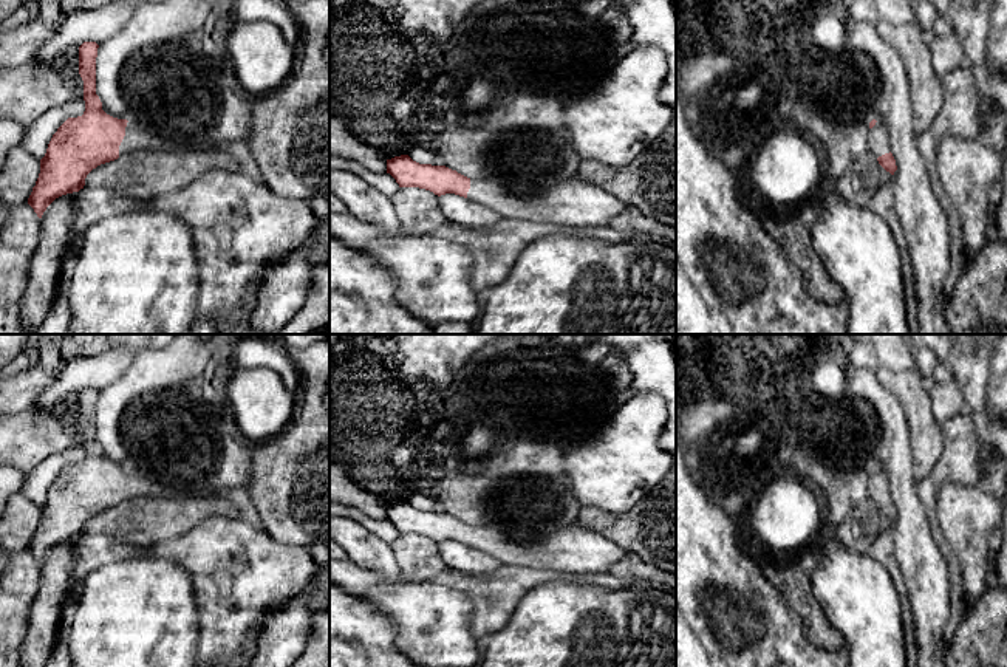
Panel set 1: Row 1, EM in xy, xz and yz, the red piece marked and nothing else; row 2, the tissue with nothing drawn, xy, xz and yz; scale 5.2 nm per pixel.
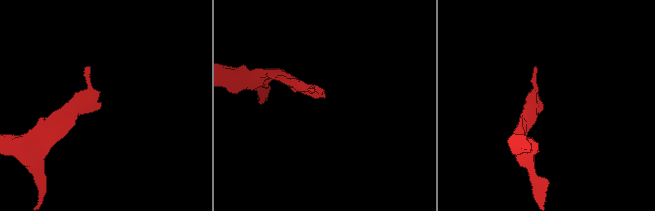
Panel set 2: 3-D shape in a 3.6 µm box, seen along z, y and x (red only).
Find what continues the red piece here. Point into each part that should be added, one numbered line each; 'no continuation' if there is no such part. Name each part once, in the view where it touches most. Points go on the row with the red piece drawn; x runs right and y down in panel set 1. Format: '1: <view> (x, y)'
1: xy (135, 140)

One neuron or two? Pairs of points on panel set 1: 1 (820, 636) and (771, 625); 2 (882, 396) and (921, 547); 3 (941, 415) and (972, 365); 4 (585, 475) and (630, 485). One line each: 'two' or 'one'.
1: two
2: one
3: two
4: one

